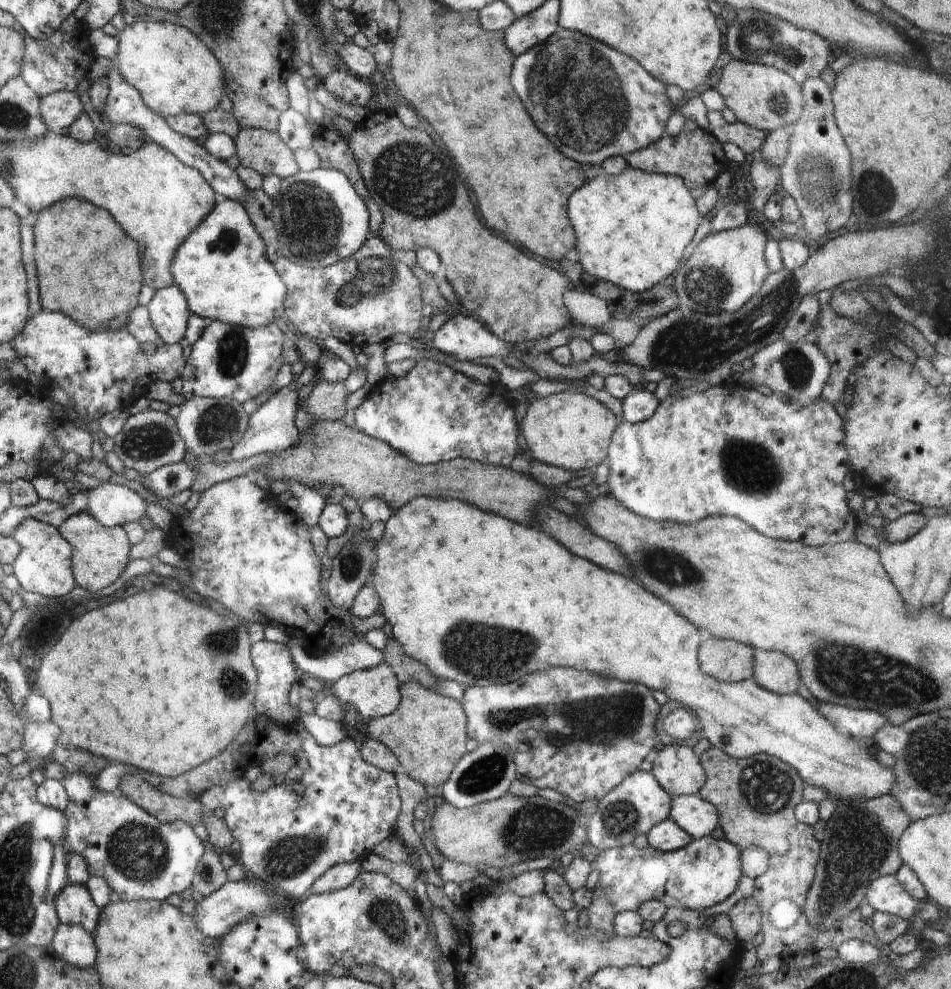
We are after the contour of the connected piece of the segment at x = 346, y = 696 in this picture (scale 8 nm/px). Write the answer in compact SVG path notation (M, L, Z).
M385 662L378 667L351 672L329 684L332 694L336 695L345 707L354 706L360 718L364 720L392 714L398 708L401 699L399 685L400 682L392 667Z

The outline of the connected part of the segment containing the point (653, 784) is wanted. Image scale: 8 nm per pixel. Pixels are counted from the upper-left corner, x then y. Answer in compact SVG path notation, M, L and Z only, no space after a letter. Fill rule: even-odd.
M634 771L598 801L594 814L587 816L588 846L607 851L613 847L632 845L636 836L646 834L655 824L669 818L671 797L658 784L652 772Z

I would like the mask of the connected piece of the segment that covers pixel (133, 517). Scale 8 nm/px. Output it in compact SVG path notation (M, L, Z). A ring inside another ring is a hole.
M102 483L88 490L87 510L106 527L138 523L148 507L137 492L117 483Z

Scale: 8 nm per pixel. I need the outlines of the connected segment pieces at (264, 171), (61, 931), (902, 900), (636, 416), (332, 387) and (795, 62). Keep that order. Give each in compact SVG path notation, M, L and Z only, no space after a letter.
M244 127L234 138L240 164L256 170L263 177L276 175L281 179L299 171L293 150L278 133Z
M61 923L50 949L56 956L81 969L94 966L97 959L94 937L80 925Z
M884 875L868 887L865 902L875 911L899 916L911 921L918 912L919 901L906 892L895 875Z
M634 387L630 394L623 400L622 418L624 421L639 423L654 416L659 398L643 387Z
M316 379L304 406L314 418L320 421L338 420L346 413L346 400L349 395L345 381L329 383Z
M754 10L738 12L738 18L734 18L734 22L728 26L724 48L732 58L739 61L779 68L800 85L809 78L819 77L831 55L831 44L814 31L796 28L782 18L760 14Z

